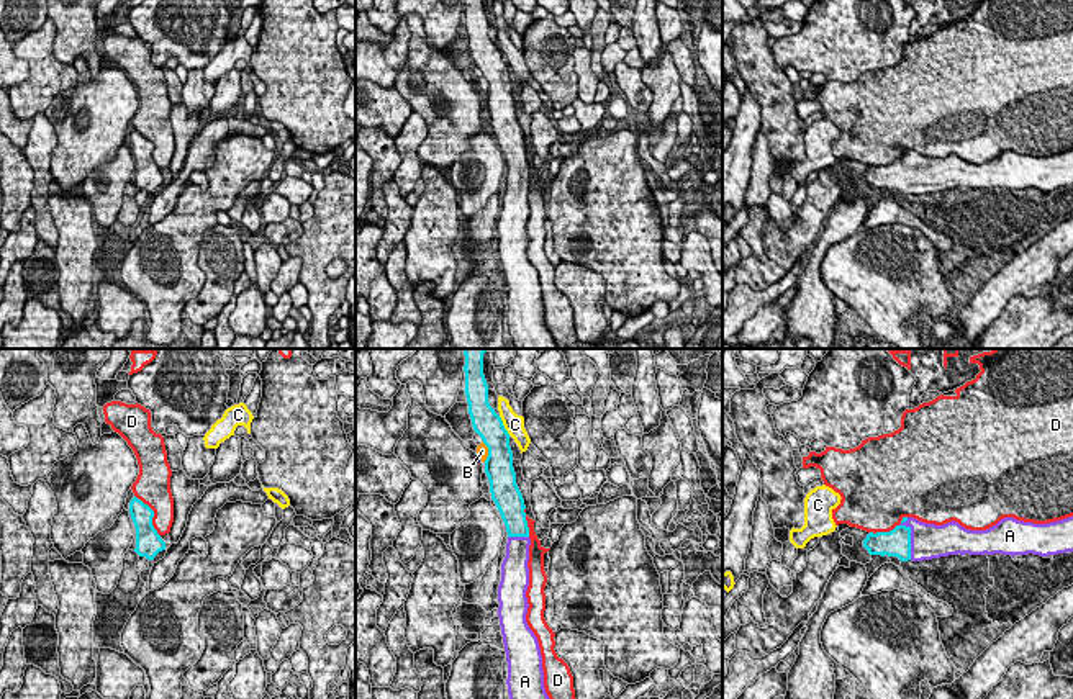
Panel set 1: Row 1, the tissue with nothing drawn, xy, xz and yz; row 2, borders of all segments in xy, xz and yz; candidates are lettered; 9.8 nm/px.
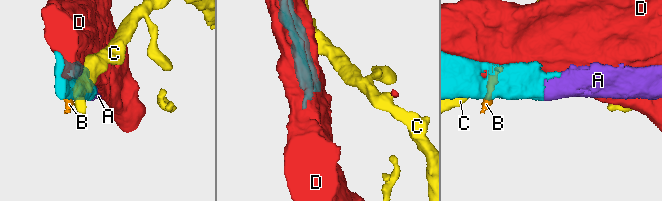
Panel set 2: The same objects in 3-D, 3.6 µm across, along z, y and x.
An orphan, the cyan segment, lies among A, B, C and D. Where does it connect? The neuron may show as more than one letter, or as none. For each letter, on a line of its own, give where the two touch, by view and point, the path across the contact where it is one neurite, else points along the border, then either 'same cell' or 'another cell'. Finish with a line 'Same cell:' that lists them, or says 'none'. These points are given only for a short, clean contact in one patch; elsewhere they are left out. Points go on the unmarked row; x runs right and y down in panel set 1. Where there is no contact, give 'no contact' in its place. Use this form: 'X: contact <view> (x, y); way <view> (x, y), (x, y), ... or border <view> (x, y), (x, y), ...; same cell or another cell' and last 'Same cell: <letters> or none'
A: contact yz (910, 172); same cell
B: contact xz (488, 85); another cell
C: contact xz (503, 59); border xz (498, 49), (510, 67); another cell
D: contact xy (153, 148); another cell
Same cell: A

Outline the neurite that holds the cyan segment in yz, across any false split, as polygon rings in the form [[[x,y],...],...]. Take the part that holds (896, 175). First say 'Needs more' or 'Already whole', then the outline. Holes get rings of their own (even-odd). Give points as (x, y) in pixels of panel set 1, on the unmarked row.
Needs more. [[[1073,149],[1034,157],[1004,151],[986,164],[970,164],[952,154],[944,159],[903,151],[890,165],[870,165],[863,174],[870,188],[922,195],[948,188],[1058,188],[1073,185]]]

